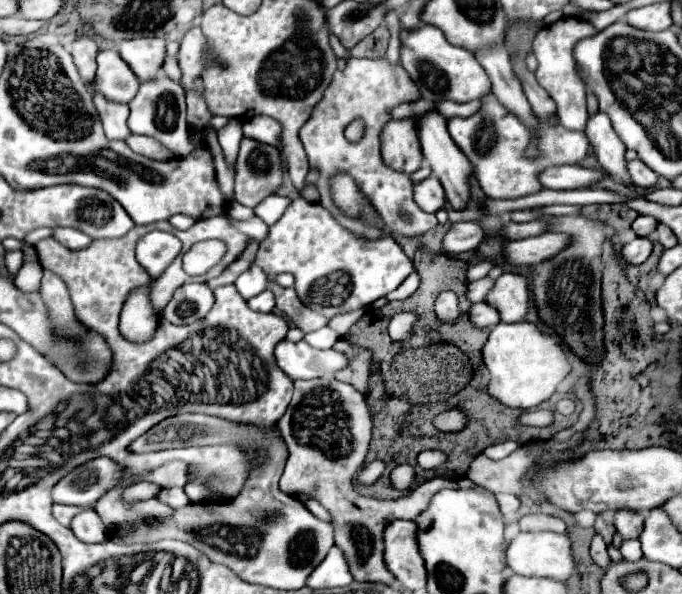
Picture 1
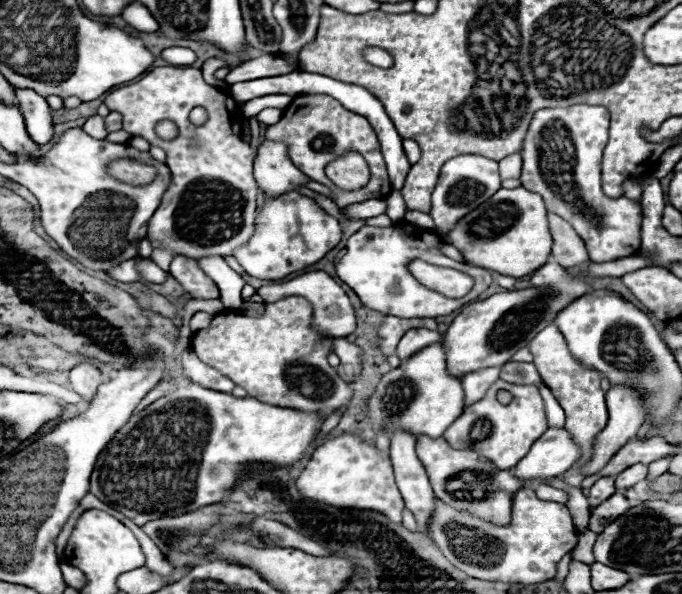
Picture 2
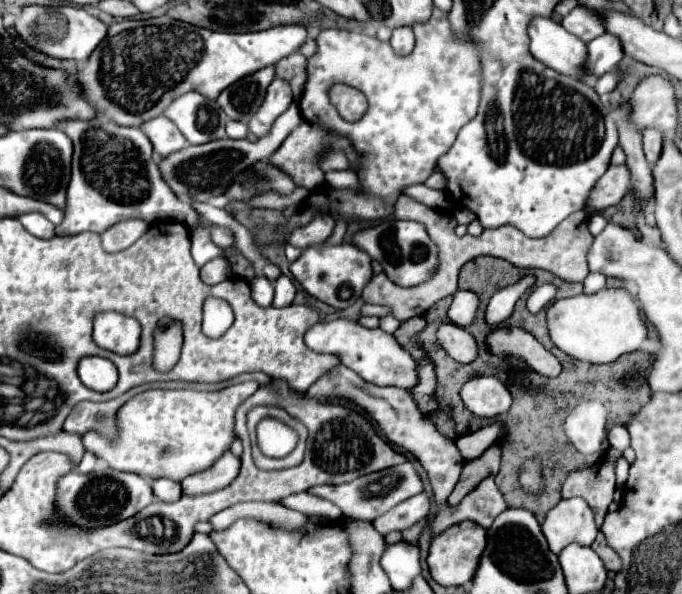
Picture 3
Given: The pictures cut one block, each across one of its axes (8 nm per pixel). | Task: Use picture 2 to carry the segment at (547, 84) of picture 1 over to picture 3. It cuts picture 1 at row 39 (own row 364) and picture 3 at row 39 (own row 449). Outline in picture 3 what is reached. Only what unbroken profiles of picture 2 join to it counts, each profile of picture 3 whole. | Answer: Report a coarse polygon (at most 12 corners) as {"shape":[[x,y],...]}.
{"shape":[[580,5],[562,26],[584,42],[606,32],[600,14]]}

